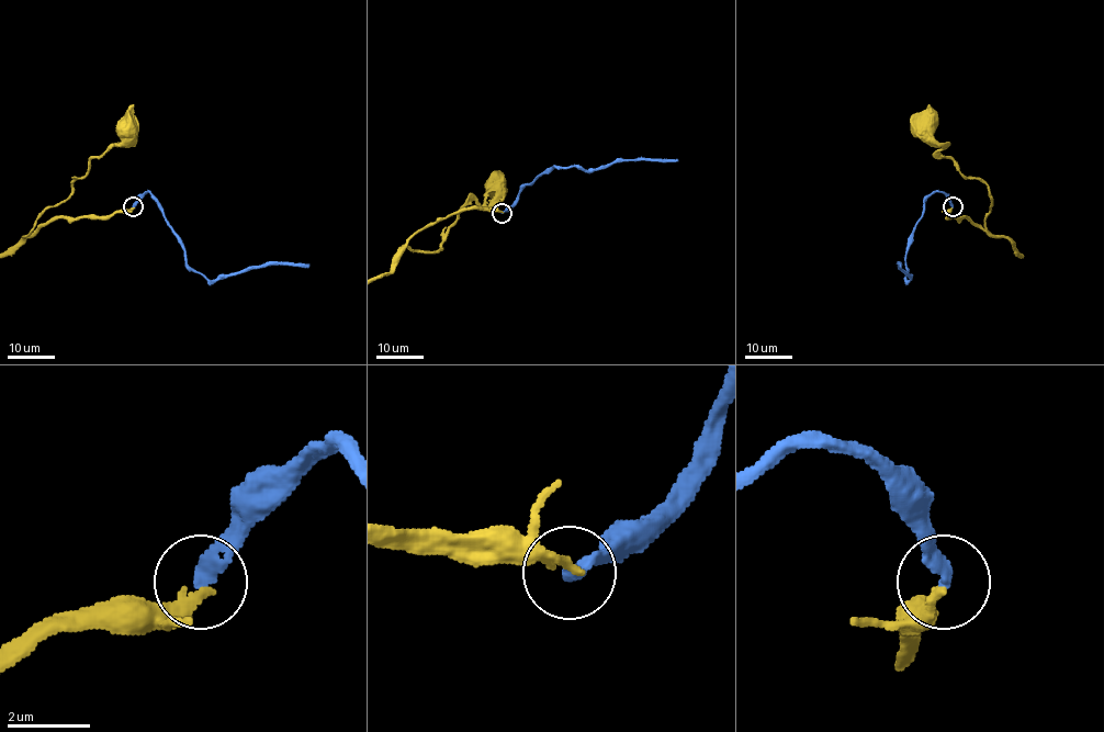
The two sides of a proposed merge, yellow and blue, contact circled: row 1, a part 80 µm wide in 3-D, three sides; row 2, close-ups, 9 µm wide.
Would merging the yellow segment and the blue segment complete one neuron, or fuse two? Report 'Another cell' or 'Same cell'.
Same cell

